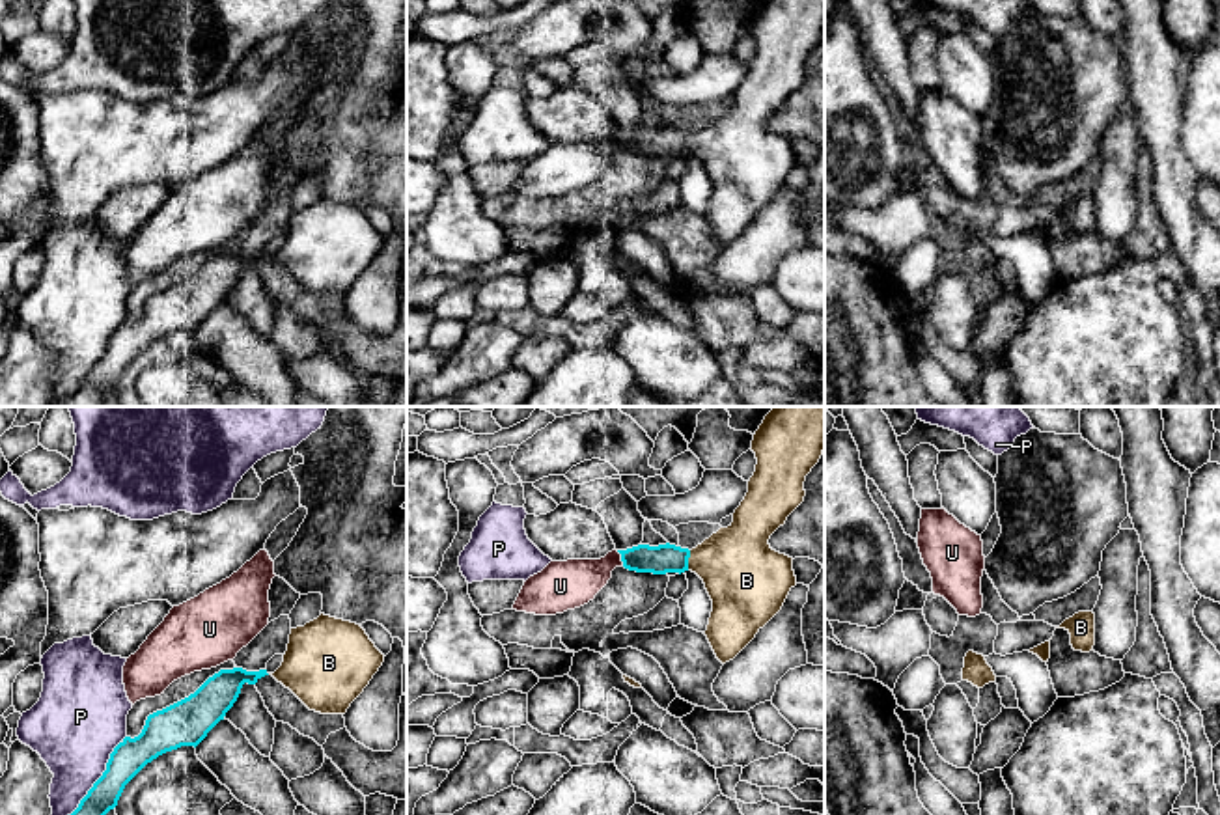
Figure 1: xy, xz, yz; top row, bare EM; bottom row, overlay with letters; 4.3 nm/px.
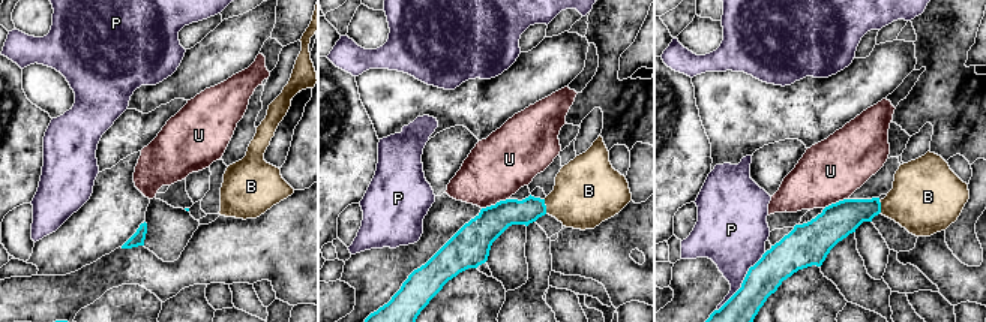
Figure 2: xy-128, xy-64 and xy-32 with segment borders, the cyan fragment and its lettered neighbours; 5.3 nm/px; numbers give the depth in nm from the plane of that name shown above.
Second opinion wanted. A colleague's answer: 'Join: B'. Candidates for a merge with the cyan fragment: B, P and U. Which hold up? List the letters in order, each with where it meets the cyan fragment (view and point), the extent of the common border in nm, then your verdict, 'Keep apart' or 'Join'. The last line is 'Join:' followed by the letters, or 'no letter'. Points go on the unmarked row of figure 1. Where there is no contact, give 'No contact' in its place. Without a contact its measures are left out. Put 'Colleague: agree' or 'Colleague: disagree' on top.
Colleague: agree
B: Touches cyan at xz (687, 142). Shared border 90 nm. Join
P: Touches cyan at xy (94, 368). Shared border 500 nm. Keep apart
U: Touches cyan at xz (622, 140). Shared border 80 nm. Keep apart
Join: B

